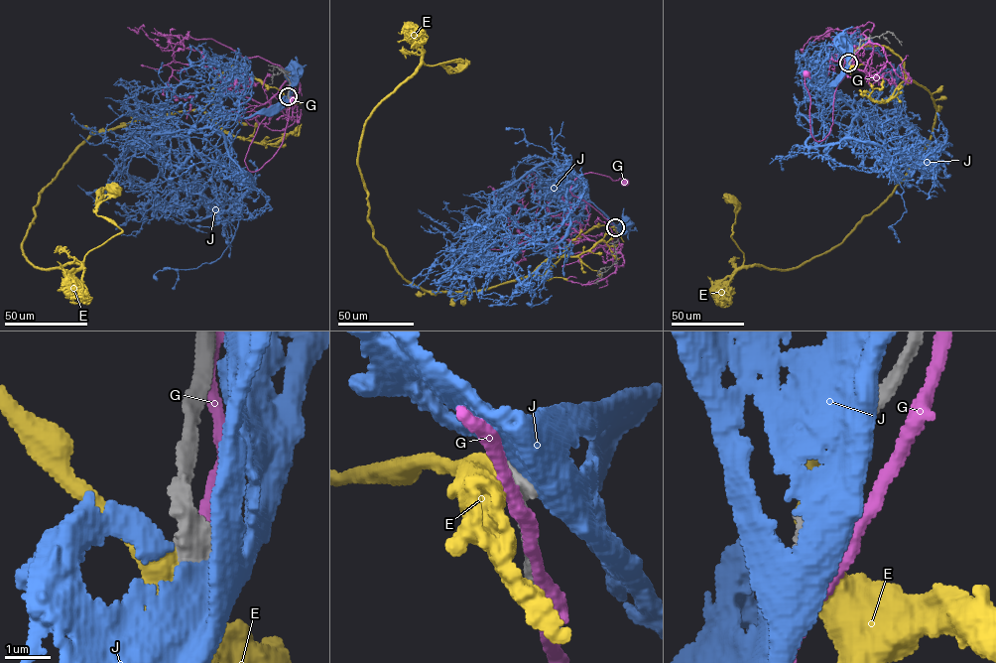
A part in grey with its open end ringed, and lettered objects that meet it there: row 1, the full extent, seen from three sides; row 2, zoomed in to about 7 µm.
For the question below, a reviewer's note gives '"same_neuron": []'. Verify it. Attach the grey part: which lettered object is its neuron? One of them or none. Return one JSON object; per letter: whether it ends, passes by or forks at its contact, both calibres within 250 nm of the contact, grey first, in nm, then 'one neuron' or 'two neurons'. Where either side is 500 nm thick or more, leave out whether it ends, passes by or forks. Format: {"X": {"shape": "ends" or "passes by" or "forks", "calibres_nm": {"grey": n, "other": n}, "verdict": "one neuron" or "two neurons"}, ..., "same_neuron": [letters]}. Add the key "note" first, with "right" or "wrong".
{"note": "right", "E": {"calibres_nm": {"grey": 700, "other": 500}, "verdict": "two neurons"}, "G": {"calibres_nm": {"grey": 600, "other": 340}, "verdict": "two neurons"}, "J": {"calibres_nm": {"grey": 600, "other": 550}, "verdict": "two neurons"}, "same_neuron": []}

